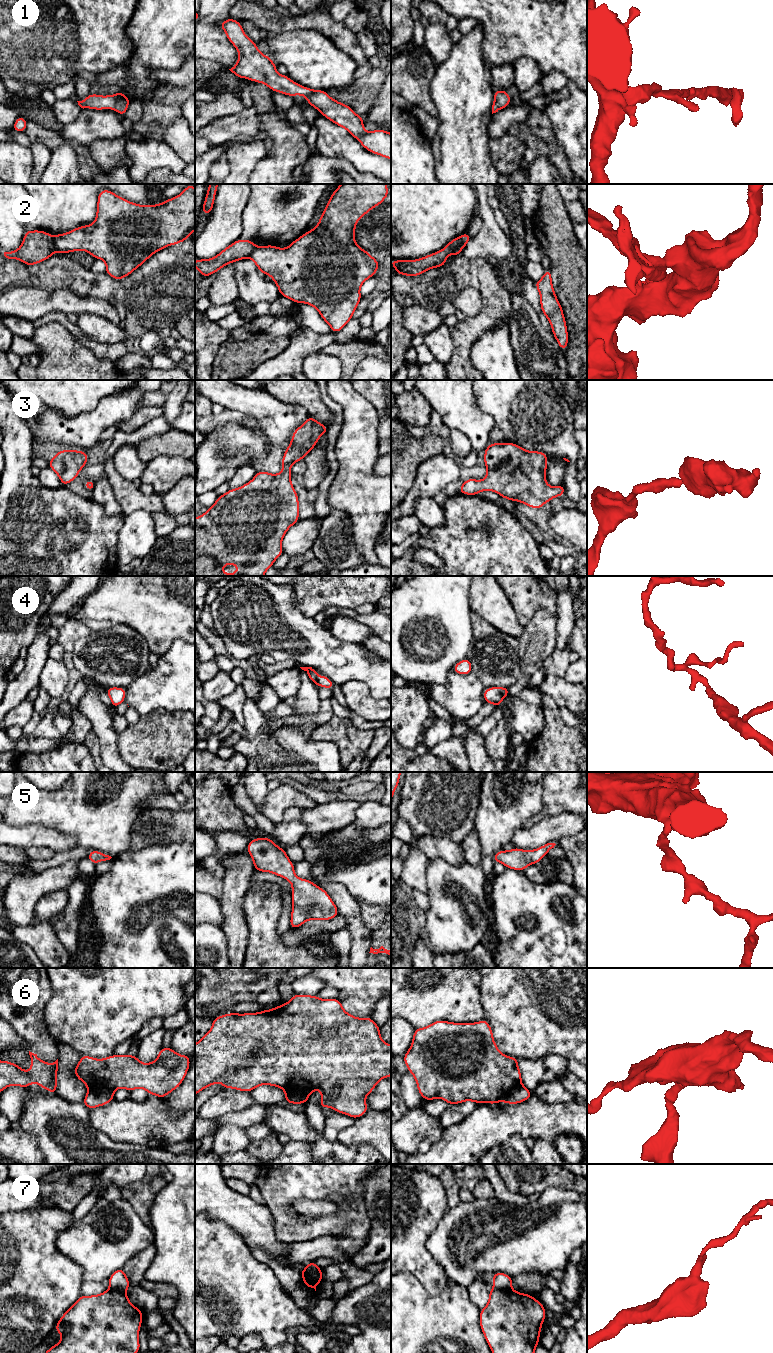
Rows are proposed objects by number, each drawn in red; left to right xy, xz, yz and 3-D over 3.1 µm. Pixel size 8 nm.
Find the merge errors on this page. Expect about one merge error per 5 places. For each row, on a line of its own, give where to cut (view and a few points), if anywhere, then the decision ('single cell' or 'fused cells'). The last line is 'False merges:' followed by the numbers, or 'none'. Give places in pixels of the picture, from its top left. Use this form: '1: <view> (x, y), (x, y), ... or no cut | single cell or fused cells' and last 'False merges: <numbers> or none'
1: no cut | single cell
2: xy (52, 236), (56, 249) | fused cells
3: no cut | single cell
4: xz (316, 676), (317, 684) | fused cells
5: no cut | single cell
6: xy (88, 1088), (110, 1088), (113, 1091) | fused cells
7: xz (319, 1268), (312, 1274), (312, 1280), (315, 1284) | fused cells
False merges: 2, 4, 6, 7

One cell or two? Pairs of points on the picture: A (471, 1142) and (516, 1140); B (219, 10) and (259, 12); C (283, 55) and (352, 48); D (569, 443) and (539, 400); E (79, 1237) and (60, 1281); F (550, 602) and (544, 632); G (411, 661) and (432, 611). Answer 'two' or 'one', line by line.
A: two
B: two
C: two
D: one
E: two
F: two
G: one

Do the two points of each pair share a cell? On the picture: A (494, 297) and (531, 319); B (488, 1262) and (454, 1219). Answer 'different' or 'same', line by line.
A: different
B: same

